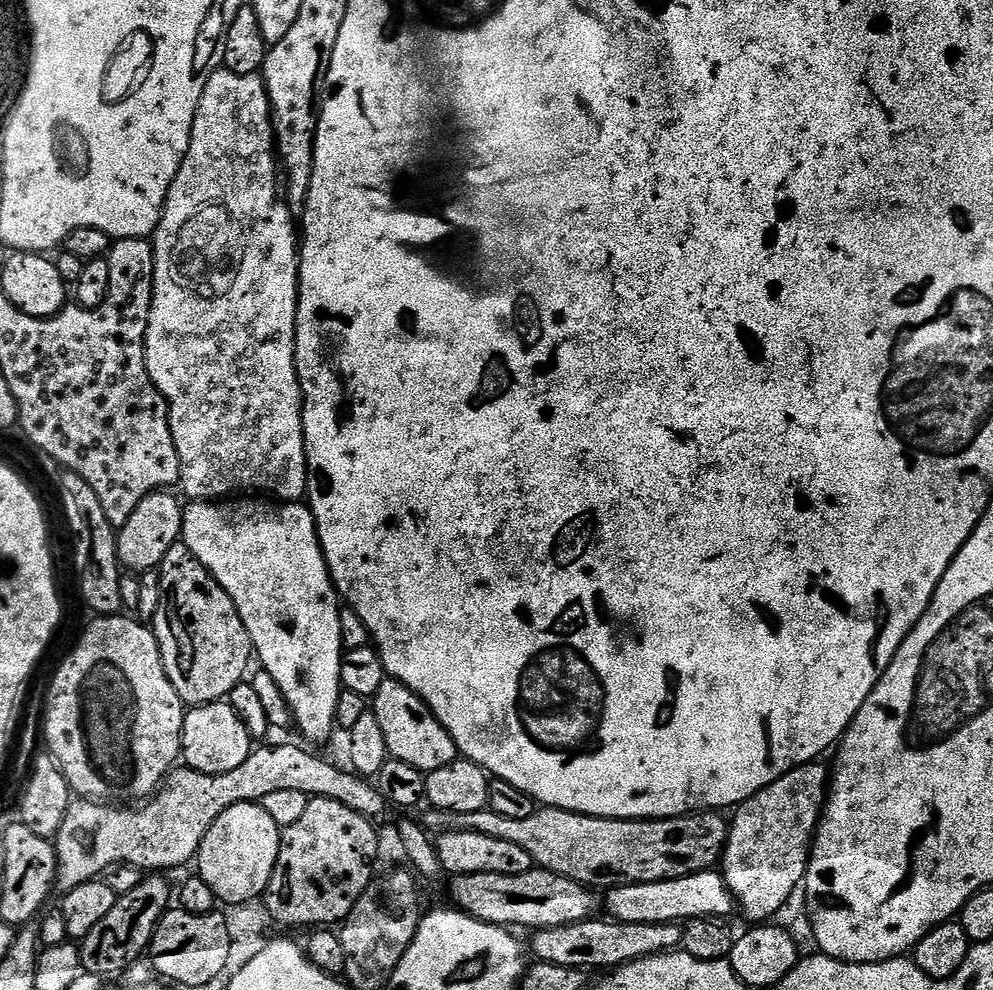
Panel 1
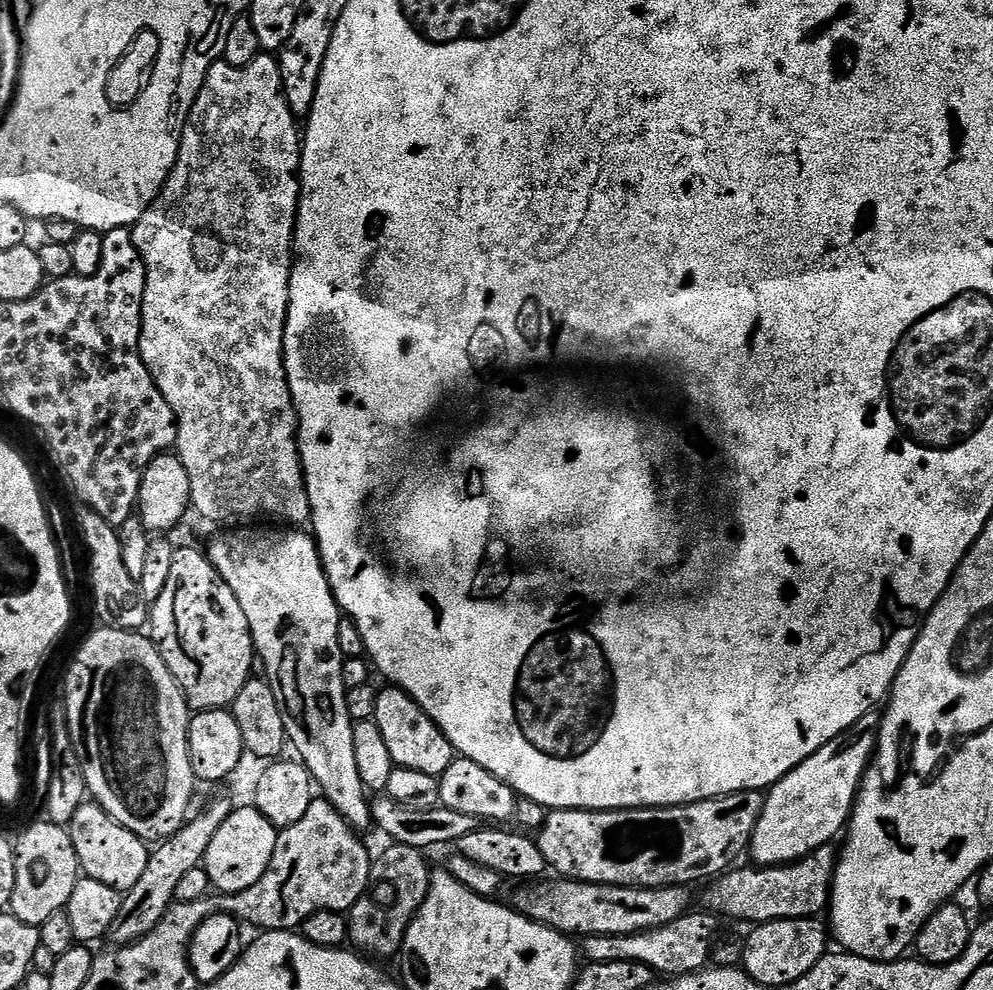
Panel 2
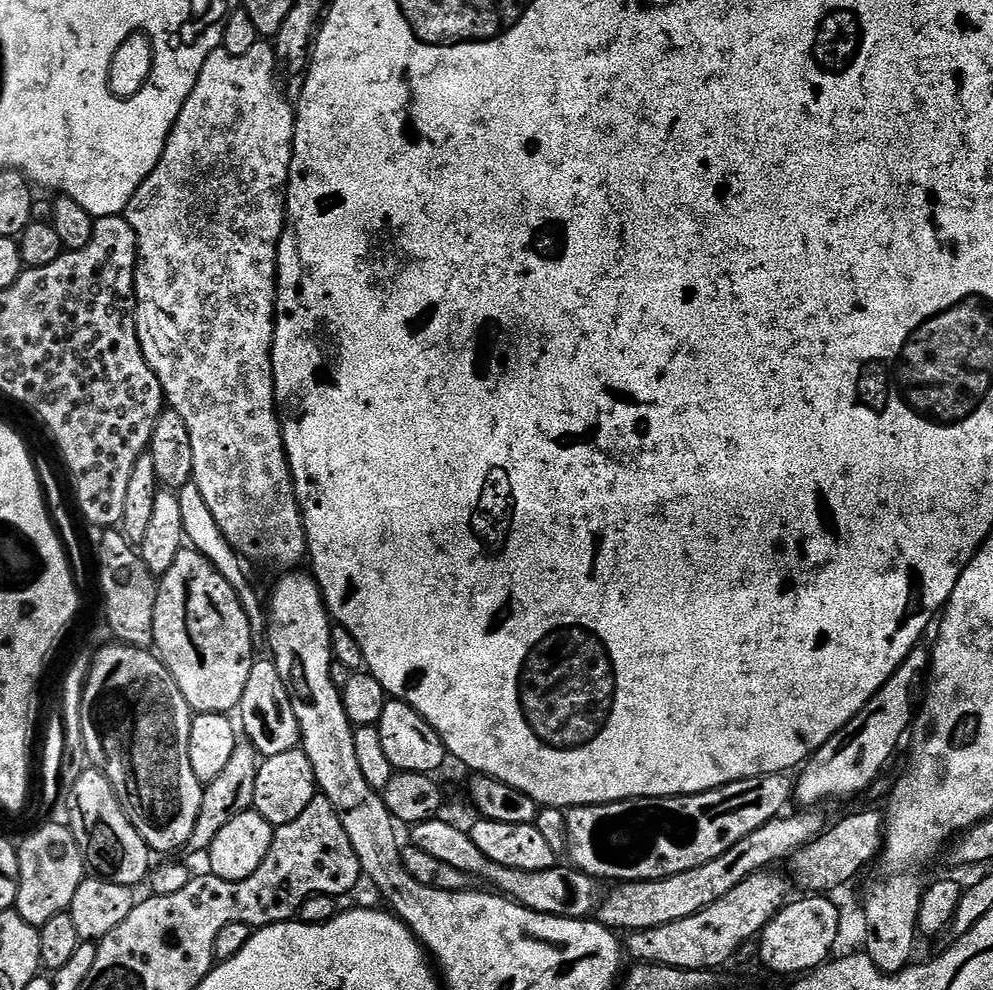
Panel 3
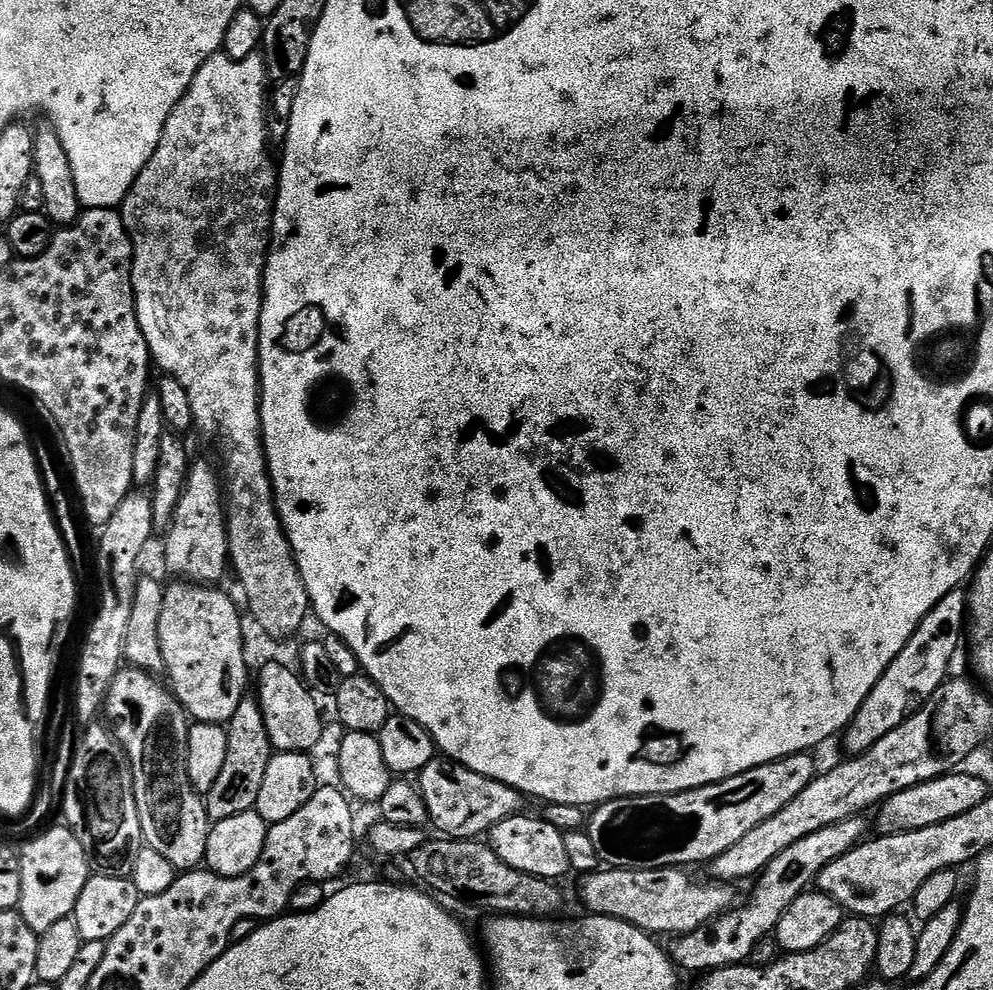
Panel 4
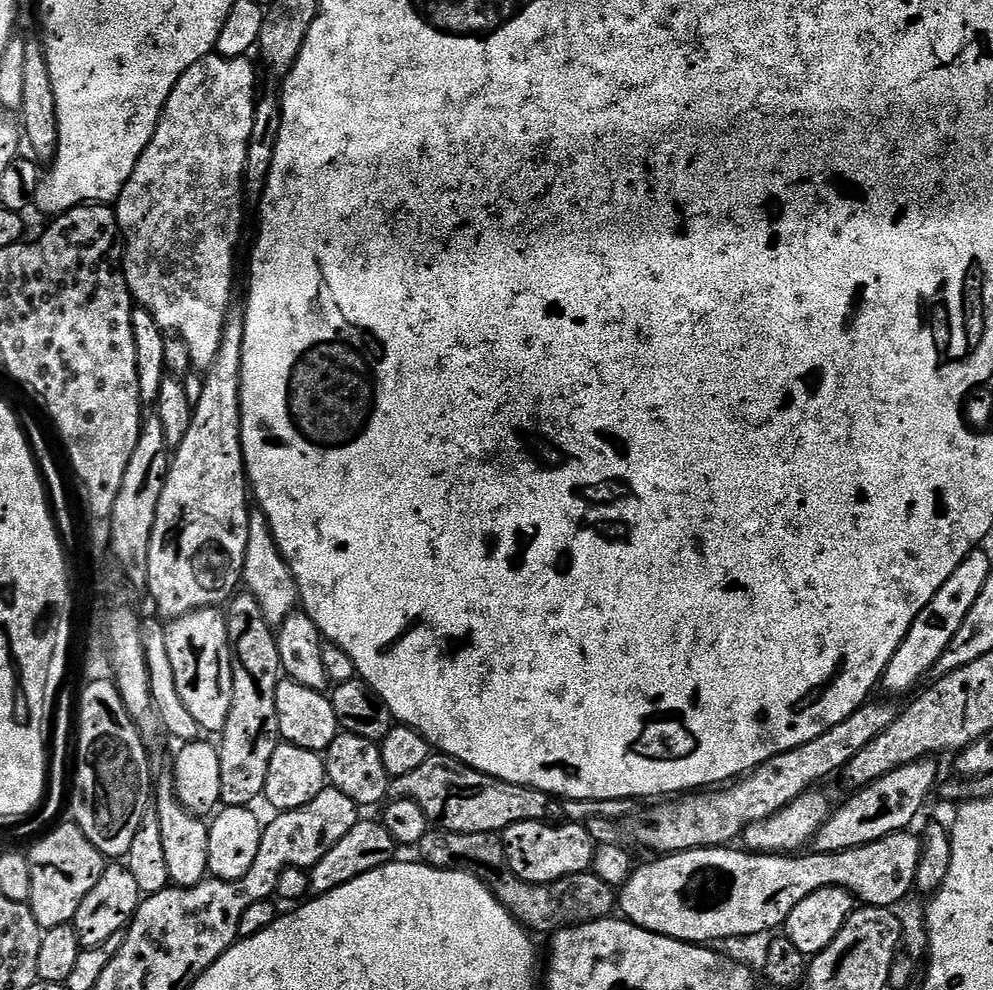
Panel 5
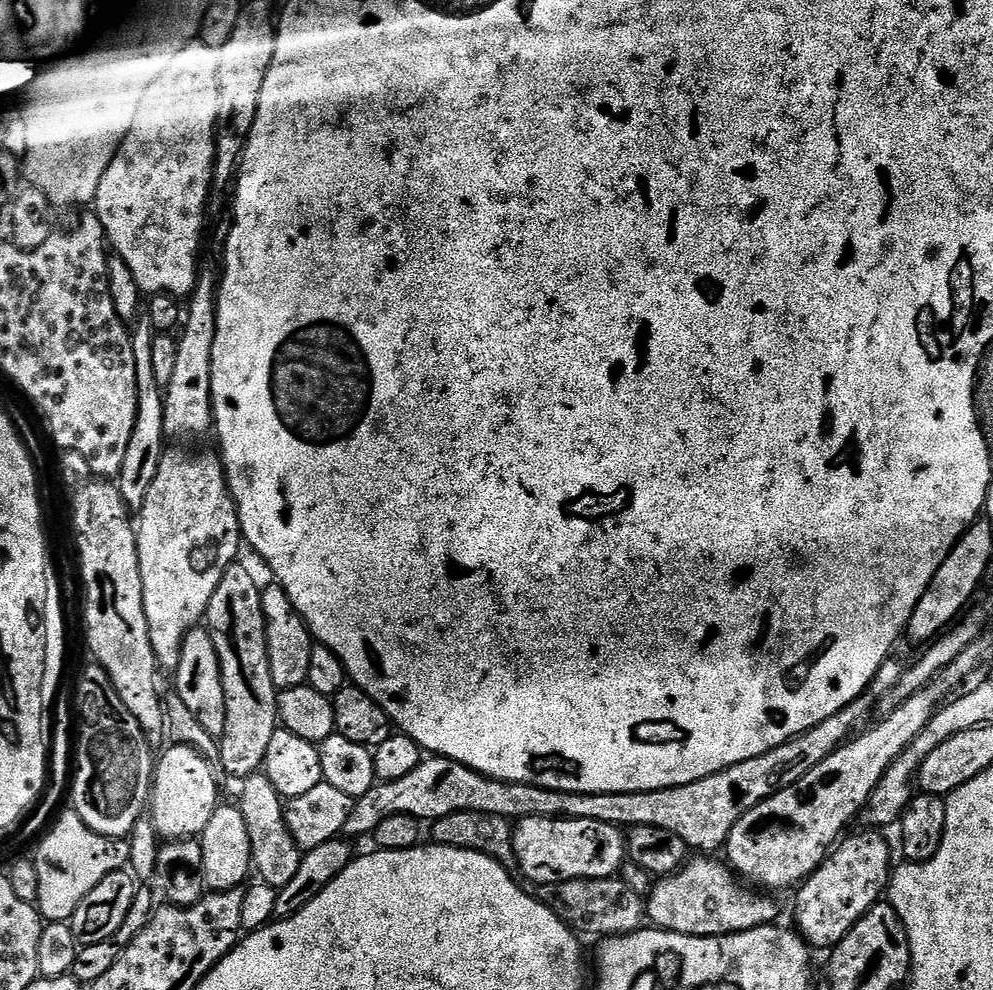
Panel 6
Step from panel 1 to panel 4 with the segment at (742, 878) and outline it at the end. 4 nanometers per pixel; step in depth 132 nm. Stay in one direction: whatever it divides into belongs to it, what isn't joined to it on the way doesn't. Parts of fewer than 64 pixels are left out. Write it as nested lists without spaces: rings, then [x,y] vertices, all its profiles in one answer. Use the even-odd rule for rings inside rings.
[[[957,590],[946,594],[946,598],[942,598],[942,602],[938,602],[938,606],[934,606],[930,614],[922,618],[910,642],[906,642],[892,665],[884,671],[882,678],[878,678],[866,702],[862,702],[858,714],[854,714],[854,718],[844,729],[842,741],[844,740],[844,748],[848,751],[845,753],[859,754],[870,750],[870,746],[874,746],[878,738],[890,734],[890,730],[897,728],[909,716],[908,703],[911,702],[912,696],[932,696],[934,690],[938,690],[940,685],[949,679],[948,663],[955,658],[956,651],[960,648],[960,635],[965,635],[967,611],[968,597],[963,591]]]

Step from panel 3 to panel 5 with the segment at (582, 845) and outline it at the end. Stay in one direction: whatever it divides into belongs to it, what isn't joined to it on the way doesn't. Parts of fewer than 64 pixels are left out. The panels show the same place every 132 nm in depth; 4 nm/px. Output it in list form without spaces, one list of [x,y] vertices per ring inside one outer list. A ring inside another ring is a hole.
[[[873,699],[858,710],[854,710],[854,714],[850,714],[850,718],[846,718],[846,722],[838,722],[838,726],[834,726],[828,732],[814,738],[814,742],[806,742],[794,750],[770,758],[759,768],[719,790],[704,790],[699,794],[685,795],[683,798],[656,802],[653,803],[656,804],[653,808],[644,808],[641,812],[640,809],[633,810],[631,814],[619,821],[618,827],[623,839],[630,840],[642,848],[649,848],[652,854],[671,854],[695,848],[719,848],[731,845],[735,841],[732,839],[735,836],[737,839],[754,822],[762,822],[766,817],[778,814],[778,810],[790,806],[790,802],[794,802],[794,798],[798,798],[804,792],[813,791],[819,785],[816,784],[819,780],[824,780],[827,776],[834,775],[835,772],[837,775],[848,765],[850,758],[854,758],[854,754],[862,754],[862,749],[870,746],[870,742],[874,742],[874,738],[878,738],[878,734],[882,734],[896,721],[898,708],[895,708],[888,700],[875,700]]]

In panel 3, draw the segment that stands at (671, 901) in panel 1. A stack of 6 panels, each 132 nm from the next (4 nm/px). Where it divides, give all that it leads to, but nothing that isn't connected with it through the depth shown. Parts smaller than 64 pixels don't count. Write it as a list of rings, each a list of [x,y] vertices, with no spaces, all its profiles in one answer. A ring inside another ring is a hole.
[[[856,812],[853,814],[853,816],[844,816],[841,818],[840,821],[837,822],[836,825],[825,827],[824,833],[818,837],[817,840],[814,842],[810,842],[805,848],[801,848],[799,852],[796,853],[795,856],[791,857],[790,865],[792,864],[792,876],[791,879],[794,881],[796,879],[796,884],[800,888],[805,888],[803,891],[808,894],[832,894],[832,891],[835,890],[835,888],[840,888],[843,886],[843,884],[848,884],[851,882],[852,879],[855,878],[856,875],[859,874],[860,871],[863,870],[864,867],[867,866],[868,863],[875,861],[877,859],[877,856],[880,854],[882,847],[884,845],[884,838],[886,835],[886,820],[883,815],[880,816],[876,812]]]

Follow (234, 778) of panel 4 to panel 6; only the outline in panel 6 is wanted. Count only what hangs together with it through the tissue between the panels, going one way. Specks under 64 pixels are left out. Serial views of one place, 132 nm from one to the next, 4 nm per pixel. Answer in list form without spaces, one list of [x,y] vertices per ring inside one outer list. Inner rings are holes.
[[[233,570],[220,583],[208,607],[206,631],[220,659],[226,694],[226,730],[220,740],[223,771],[244,782],[265,767],[280,715],[280,692],[271,674],[263,591],[250,573]]]

